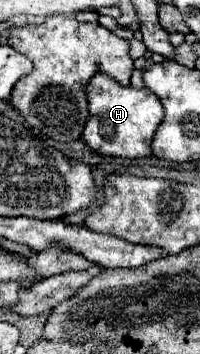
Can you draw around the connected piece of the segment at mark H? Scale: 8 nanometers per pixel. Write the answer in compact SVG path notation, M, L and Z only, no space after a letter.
M94 75L88 83L88 103L90 115L82 137L94 151L122 159L138 159L152 155L152 137L164 119L164 109L150 89L122 87L106 75Z

